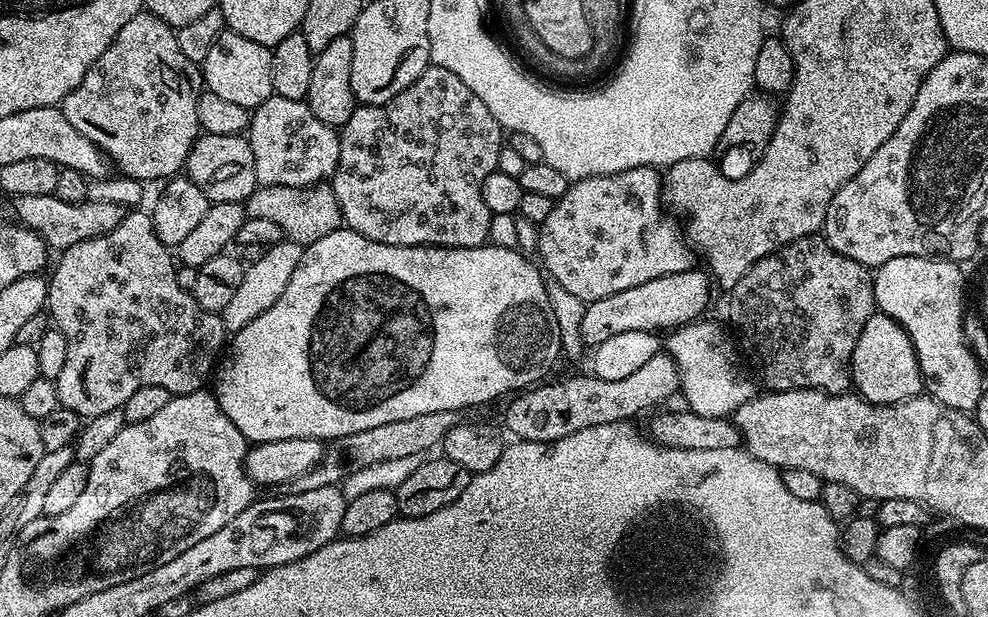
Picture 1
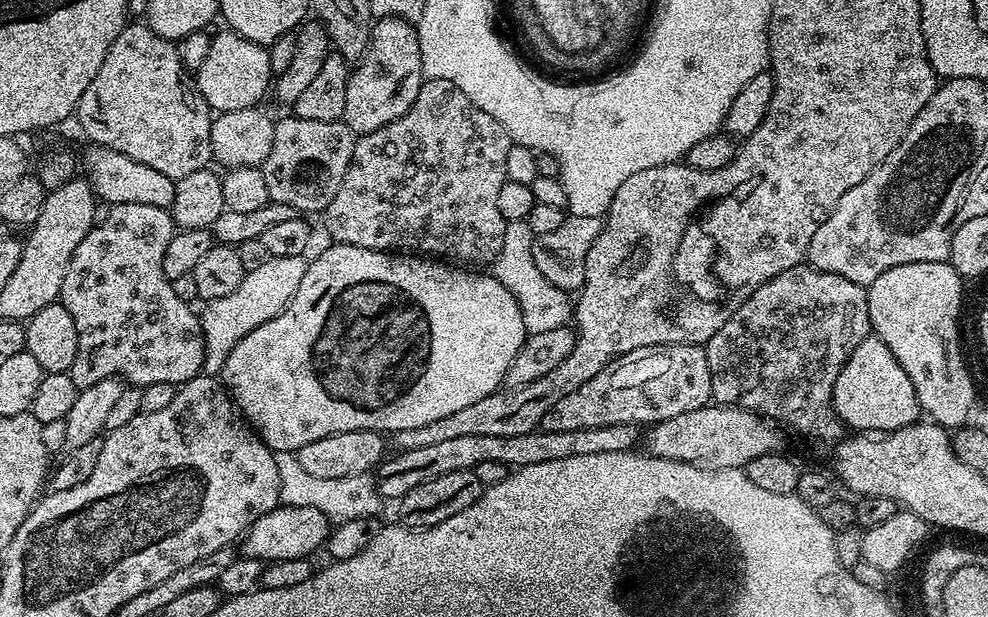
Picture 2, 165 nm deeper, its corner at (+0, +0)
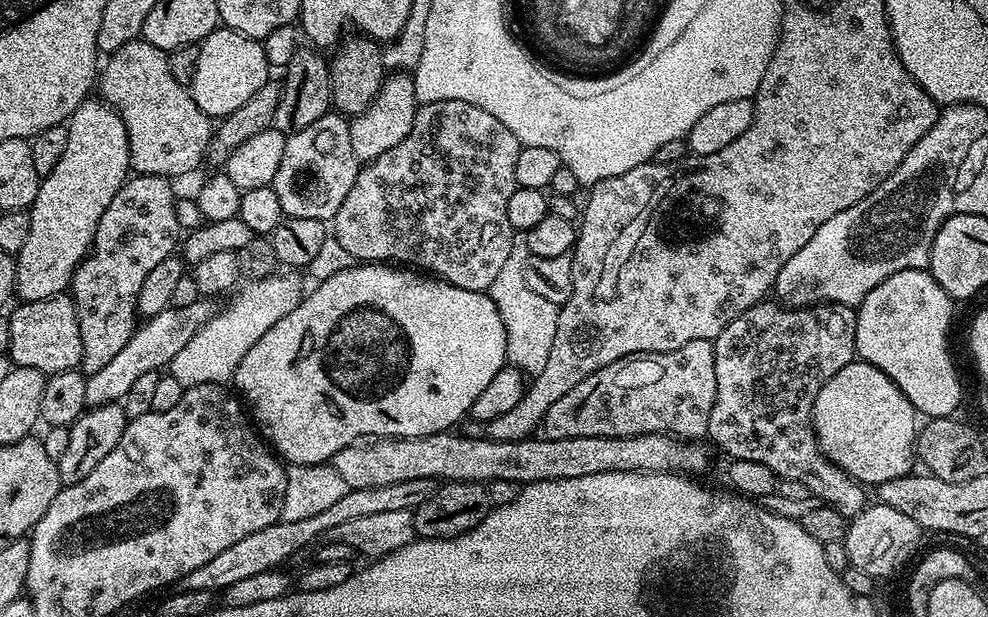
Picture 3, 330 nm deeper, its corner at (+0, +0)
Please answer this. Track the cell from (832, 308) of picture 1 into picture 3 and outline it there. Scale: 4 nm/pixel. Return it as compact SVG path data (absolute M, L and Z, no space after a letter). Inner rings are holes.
M761 302L750 306L742 314L738 314L738 318L734 318L734 322L726 325L722 330L722 334L716 336L712 345L714 350L716 397L714 398L714 406L710 410L707 439L713 445L716 443L725 452L725 457L734 460L745 460L746 462L762 462L762 466L770 466L772 473L779 479L802 482L802 486L806 486L808 495L816 497L820 504L830 505L834 510L838 510L838 514L842 514L845 518L857 516L870 500L870 496L868 497L864 493L867 492L865 485L857 484L855 480L849 478L840 467L825 456L823 450L820 449L820 443L816 441L816 431L812 428L812 407L814 406L814 398L818 398L818 390L822 390L822 386L826 386L826 382L830 382L830 378L834 378L834 374L838 374L838 370L842 370L842 366L852 363L856 356L856 312L847 304L819 303L815 306L789 308L781 306L776 302L768 303Z

